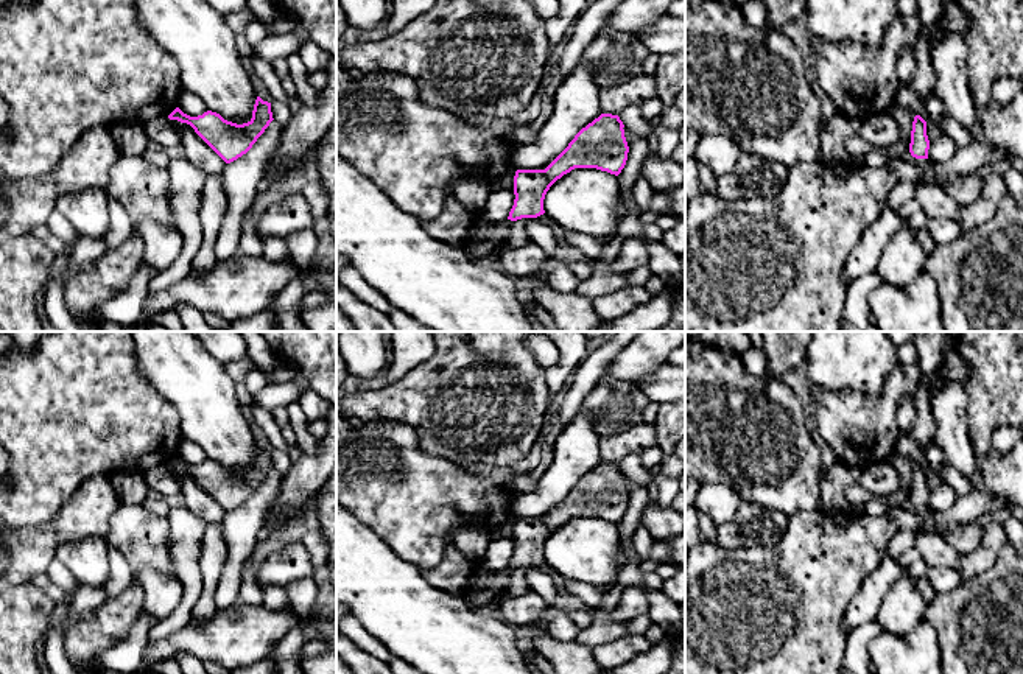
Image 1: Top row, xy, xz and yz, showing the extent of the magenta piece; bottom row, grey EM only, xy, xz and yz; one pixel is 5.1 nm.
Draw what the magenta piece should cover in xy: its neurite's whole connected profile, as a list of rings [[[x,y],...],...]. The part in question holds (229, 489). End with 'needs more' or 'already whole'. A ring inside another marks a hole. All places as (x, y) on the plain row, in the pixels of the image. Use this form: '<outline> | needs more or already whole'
[[[260,445],[255,448],[252,467],[243,473],[227,470],[212,459],[190,465],[179,456],[176,456],[168,467],[190,473],[226,512],[246,503],[274,469],[271,451],[263,450]]] | already whole

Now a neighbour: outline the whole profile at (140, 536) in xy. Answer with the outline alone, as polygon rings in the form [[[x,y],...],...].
[[[120,504],[104,539],[109,548],[126,557],[132,573],[142,568],[176,573],[168,520],[142,504]]]

